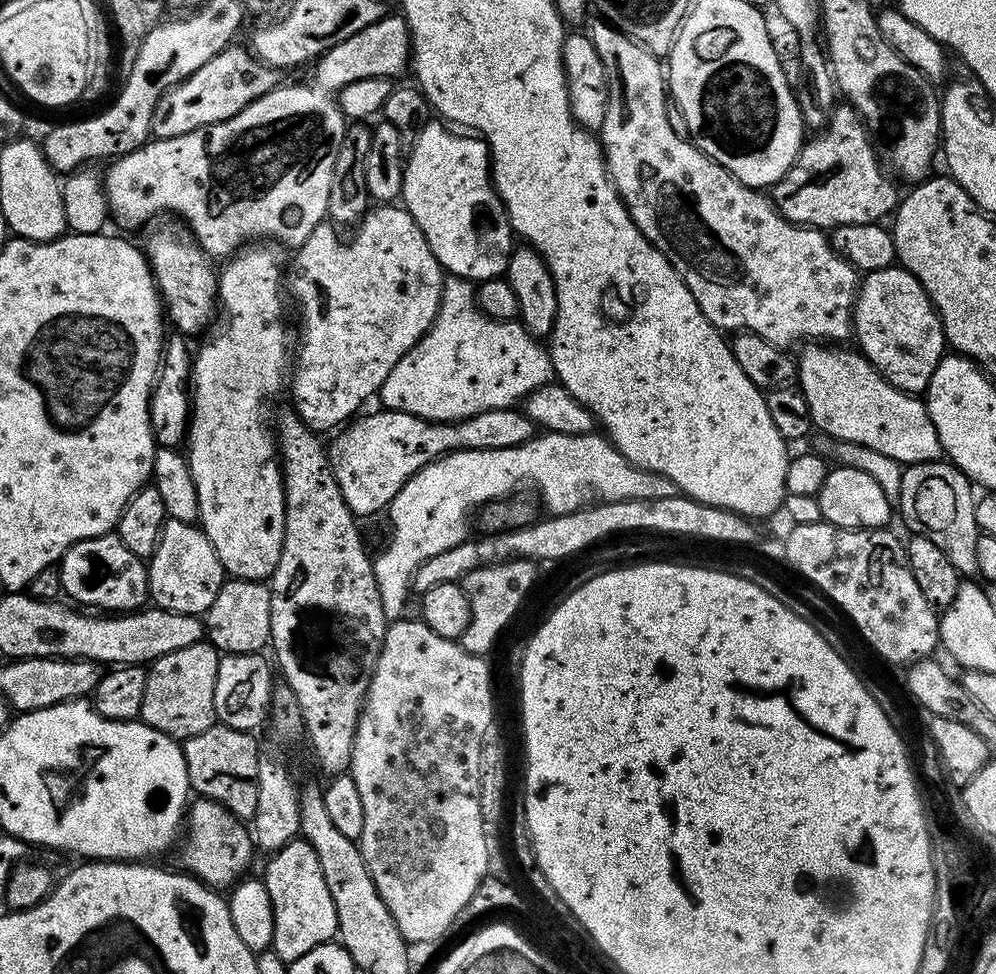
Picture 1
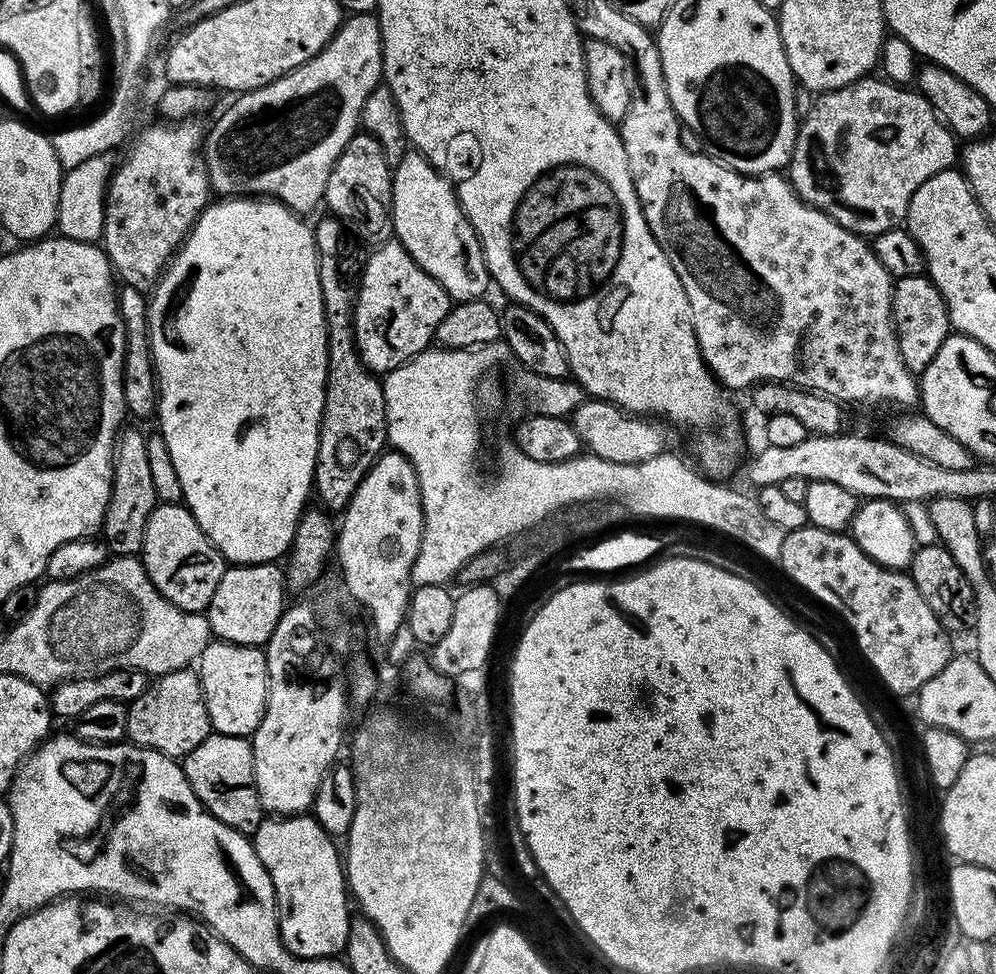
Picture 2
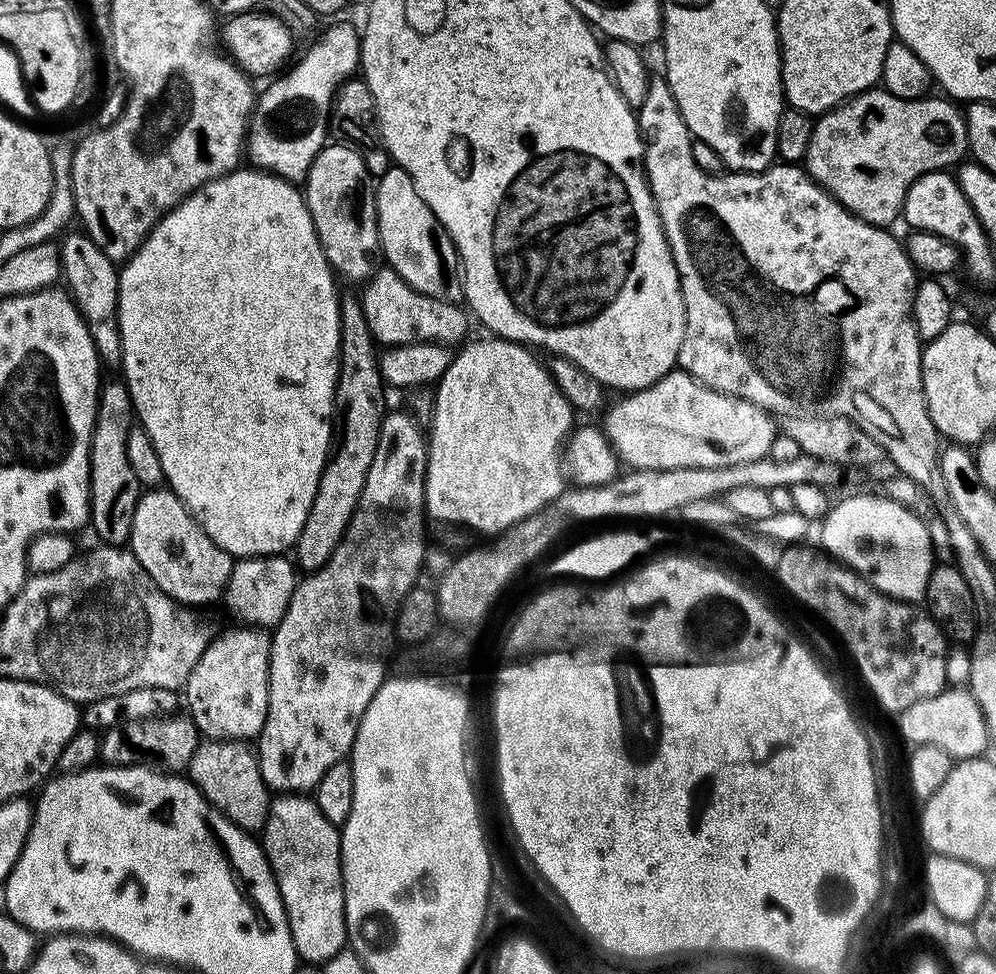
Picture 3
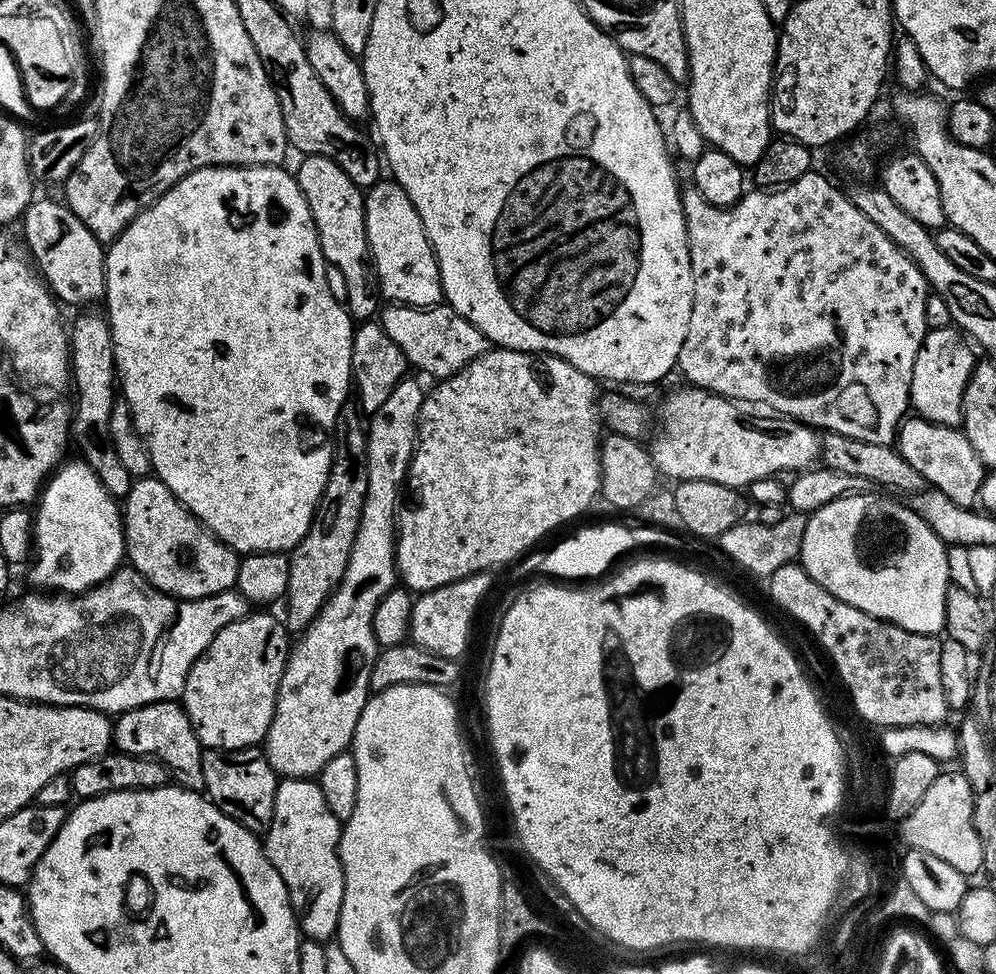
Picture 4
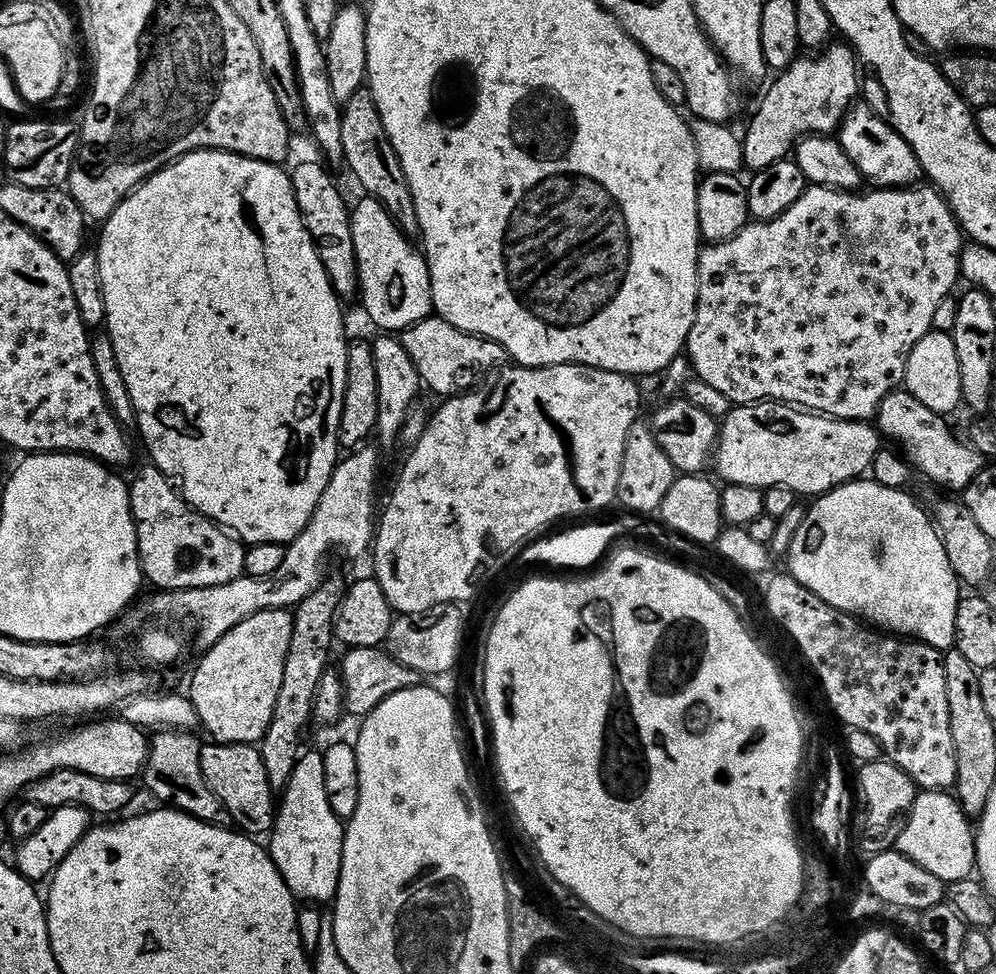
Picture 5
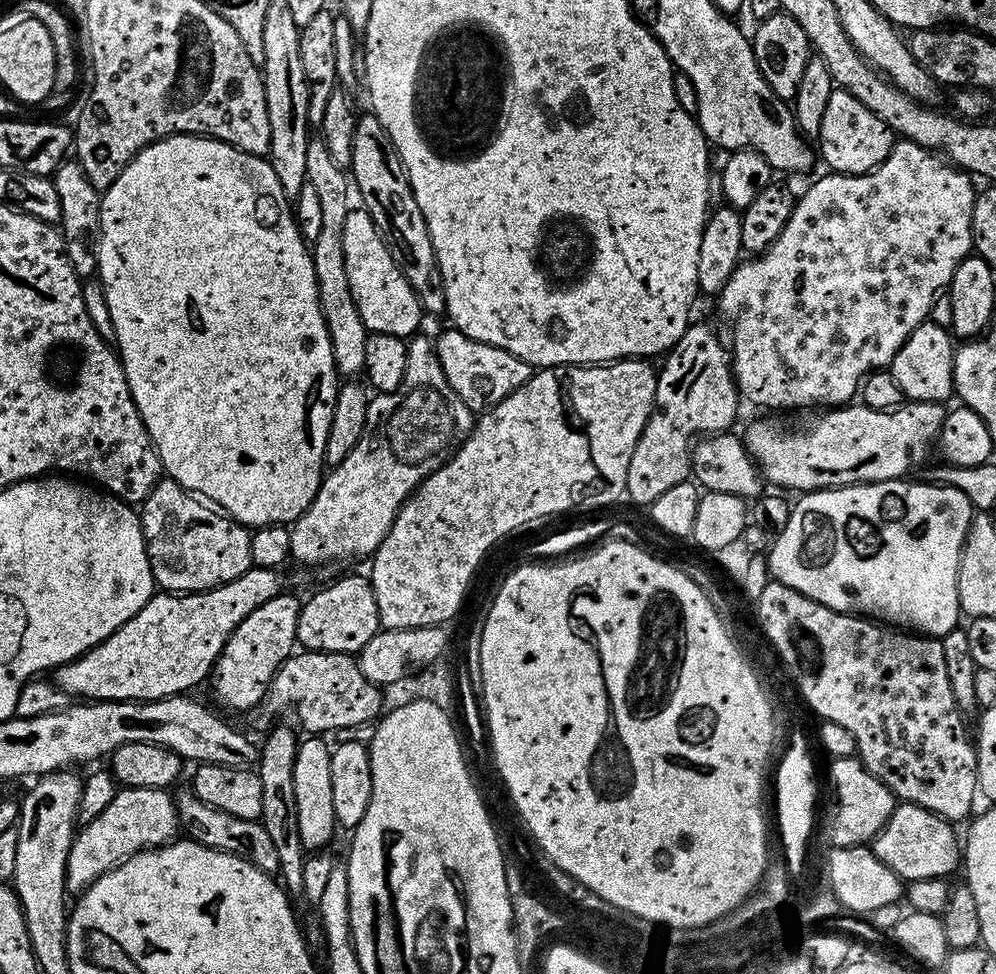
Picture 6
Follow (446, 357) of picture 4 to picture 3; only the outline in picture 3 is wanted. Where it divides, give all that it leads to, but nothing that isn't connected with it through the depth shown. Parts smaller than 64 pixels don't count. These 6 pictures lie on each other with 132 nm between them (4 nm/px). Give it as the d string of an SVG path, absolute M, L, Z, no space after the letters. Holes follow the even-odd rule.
M381 267L376 275L367 281L365 288L368 289L365 290L364 296L362 295L362 303L366 322L370 322L372 336L381 345L435 342L456 346L465 339L463 336L468 332L470 316L459 303L439 300L414 290L391 268Z

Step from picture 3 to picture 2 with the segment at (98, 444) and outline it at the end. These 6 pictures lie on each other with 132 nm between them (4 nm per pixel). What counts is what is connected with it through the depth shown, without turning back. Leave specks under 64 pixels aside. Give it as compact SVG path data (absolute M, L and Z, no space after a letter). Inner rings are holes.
M121 427L112 454L112 489L106 506L102 540L112 556L136 556L144 541L146 522L158 503L146 455L148 436L136 428Z

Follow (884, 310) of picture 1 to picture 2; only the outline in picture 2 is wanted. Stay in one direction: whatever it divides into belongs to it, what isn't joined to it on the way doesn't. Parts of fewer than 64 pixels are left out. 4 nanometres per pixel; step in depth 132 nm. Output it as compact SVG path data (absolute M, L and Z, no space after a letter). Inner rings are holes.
M927 275L901 276L895 281L892 290L892 322L906 366L913 374L923 374L926 366L934 362L934 354L938 354L942 342L950 335L948 307Z

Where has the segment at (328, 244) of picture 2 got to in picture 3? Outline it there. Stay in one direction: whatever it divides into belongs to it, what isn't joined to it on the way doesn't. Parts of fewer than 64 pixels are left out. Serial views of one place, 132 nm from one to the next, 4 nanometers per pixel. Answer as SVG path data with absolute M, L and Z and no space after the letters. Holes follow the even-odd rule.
M345 295L340 302L340 369L336 375L332 446L310 514L306 514L306 526L302 526L302 534L298 534L294 545L295 563L305 573L316 572L332 557L350 526L350 518L366 486L366 474L370 474L370 462L374 462L374 450L378 450L378 434L386 415L384 392L378 341L372 336L370 322L366 322L364 305L357 297L355 300Z

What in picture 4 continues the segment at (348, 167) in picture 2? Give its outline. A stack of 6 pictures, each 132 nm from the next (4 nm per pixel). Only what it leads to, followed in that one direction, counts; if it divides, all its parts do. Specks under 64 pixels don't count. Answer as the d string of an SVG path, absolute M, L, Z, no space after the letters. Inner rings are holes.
M305 155L301 160L304 161L301 162L300 169L295 169L294 175L310 206L325 261L334 269L335 275L337 272L344 279L344 288L348 291L348 315L356 322L371 321L377 315L378 307L376 308L377 297L368 293L370 264L364 221L365 193L352 181L350 174L346 174L346 170L342 170L342 166L330 158Z

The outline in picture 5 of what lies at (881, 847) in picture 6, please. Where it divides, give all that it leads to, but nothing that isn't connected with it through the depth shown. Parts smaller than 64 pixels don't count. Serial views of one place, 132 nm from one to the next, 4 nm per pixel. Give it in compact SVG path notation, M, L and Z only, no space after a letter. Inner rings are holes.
M948 790L917 791L908 821L902 834L898 834L894 848L945 882L969 879L976 867L973 825L955 795Z

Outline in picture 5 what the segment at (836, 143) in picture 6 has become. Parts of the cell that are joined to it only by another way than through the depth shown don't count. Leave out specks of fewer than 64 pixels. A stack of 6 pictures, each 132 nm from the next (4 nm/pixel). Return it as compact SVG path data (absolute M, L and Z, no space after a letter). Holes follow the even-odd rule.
M856 106L840 122L838 139L842 150L850 154L850 162L858 166L861 177L877 188L903 188L921 179L920 163L914 158L914 150L891 126L875 112L864 106Z

